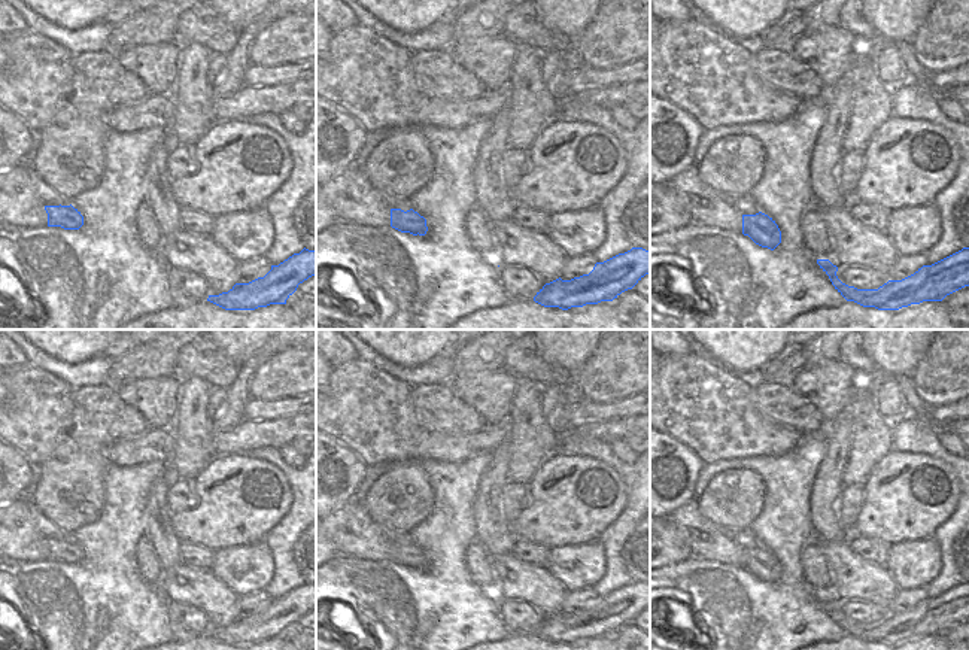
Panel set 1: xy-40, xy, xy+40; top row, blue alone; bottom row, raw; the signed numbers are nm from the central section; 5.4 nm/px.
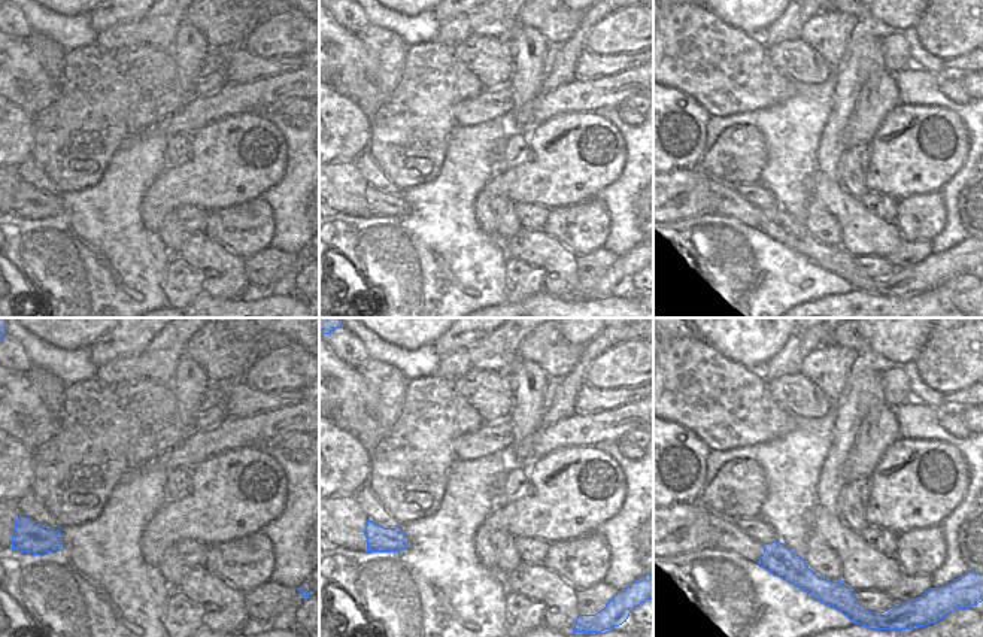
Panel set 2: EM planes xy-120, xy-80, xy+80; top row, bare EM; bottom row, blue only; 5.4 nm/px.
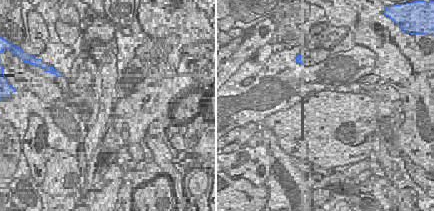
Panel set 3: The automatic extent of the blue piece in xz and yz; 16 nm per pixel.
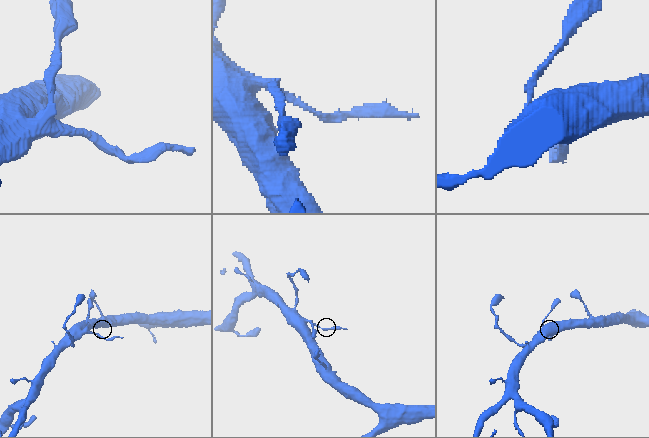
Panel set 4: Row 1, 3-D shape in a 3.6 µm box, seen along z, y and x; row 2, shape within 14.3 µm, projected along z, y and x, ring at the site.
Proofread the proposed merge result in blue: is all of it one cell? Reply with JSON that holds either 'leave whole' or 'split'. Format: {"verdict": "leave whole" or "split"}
{"verdict": "split"}

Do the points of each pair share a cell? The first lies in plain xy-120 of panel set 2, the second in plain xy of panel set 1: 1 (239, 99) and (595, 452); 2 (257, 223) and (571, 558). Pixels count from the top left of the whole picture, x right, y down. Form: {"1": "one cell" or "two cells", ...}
{"1": "two cells", "2": "one cell"}

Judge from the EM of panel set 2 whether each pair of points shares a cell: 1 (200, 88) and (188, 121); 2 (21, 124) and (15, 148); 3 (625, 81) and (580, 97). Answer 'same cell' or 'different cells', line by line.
1: different cells
2: same cell
3: same cell

